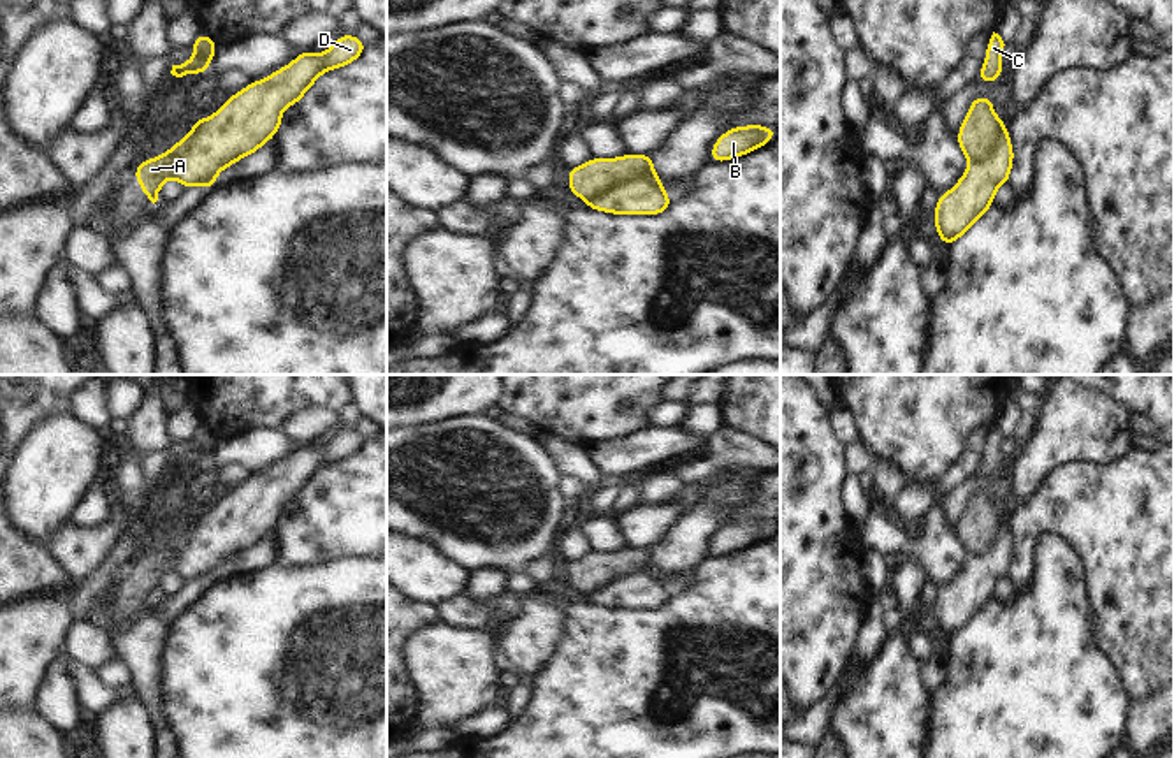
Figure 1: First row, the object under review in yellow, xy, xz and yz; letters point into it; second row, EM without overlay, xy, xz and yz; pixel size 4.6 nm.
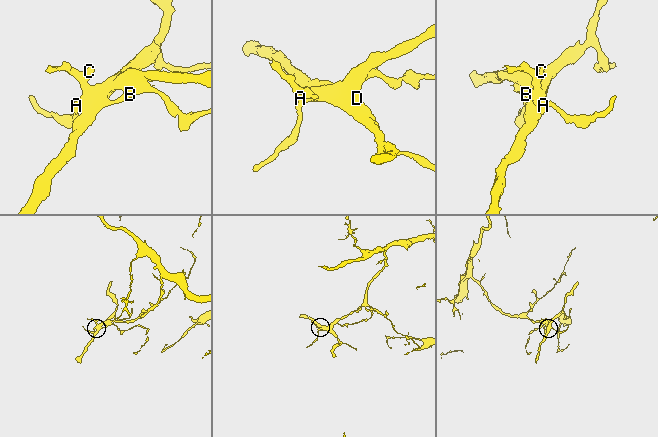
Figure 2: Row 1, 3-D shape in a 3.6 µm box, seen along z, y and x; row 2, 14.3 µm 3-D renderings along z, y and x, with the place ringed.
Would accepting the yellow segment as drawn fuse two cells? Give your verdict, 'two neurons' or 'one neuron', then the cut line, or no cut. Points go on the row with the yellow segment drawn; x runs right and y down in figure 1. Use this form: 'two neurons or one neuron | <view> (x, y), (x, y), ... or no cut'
two neurons | xz (661, 185), (651, 180), (628, 180), (587, 203)

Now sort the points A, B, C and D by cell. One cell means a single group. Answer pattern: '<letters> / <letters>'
A C D / B

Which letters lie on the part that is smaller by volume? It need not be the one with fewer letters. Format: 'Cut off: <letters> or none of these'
Cut off: B

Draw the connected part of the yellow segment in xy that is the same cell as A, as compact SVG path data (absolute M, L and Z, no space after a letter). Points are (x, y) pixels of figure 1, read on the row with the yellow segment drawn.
M197 118L188 135L179 139L169 151L134 167L137 185L144 190L144 197L153 204L158 200L158 192L162 190L163 181L174 176L174 158L181 157L190 148L193 130L200 120L202 118Z

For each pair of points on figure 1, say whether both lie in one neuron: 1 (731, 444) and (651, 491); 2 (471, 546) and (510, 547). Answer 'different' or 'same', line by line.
1: same
2: same

